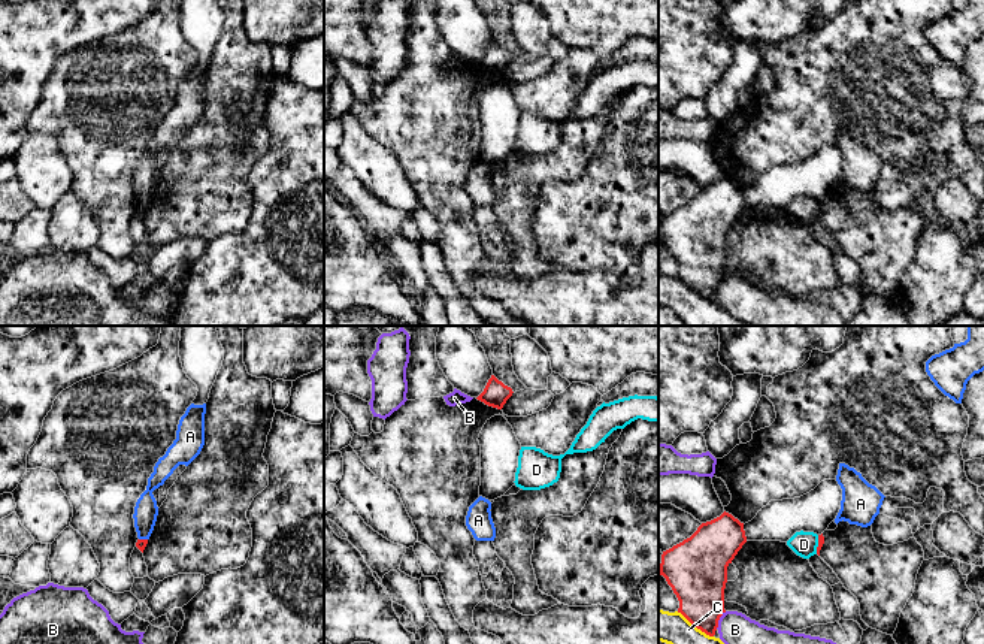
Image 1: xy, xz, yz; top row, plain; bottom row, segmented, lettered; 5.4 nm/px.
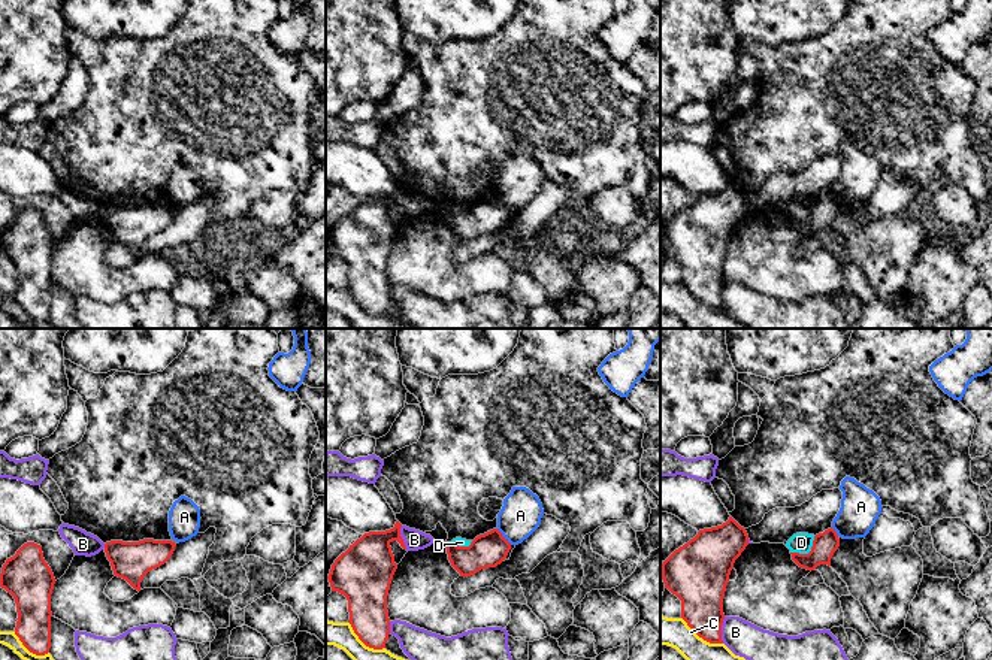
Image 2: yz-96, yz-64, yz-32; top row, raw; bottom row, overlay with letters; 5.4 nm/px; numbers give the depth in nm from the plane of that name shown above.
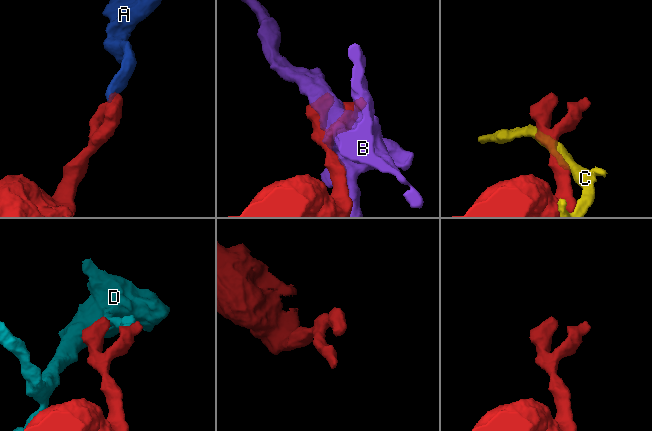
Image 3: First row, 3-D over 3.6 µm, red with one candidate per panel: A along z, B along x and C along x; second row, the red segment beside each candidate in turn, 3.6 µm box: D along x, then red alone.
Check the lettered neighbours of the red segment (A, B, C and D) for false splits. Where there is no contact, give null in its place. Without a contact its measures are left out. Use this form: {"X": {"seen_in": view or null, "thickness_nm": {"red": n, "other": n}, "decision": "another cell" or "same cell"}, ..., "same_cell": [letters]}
{"A": {"seen_in": "xy", "thickness_nm": {"red": 60, "other": 130}, "decision": "another cell"}, "B": {"seen_in": "yz", "thickness_nm": {"red": 300, "other": 200}, "decision": "another cell"}, "C": {"seen_in": "yz", "thickness_nm": {"red": 300, "other": 240}, "decision": "another cell"}, "D": {"seen_in": "yz", "thickness_nm": {"red": 30, "other": 140}, "decision": "another cell"}, "same_cell": []}

